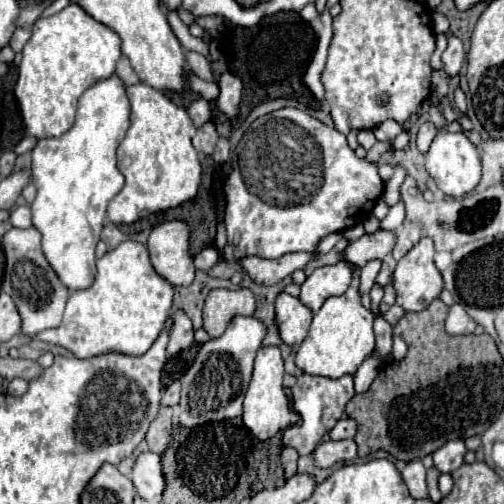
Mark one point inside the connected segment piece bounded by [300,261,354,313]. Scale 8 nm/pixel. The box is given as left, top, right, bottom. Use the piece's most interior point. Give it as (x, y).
(329, 280)

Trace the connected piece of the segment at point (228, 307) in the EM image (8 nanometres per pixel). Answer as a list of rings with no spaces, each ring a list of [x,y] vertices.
[[[214,289],[204,305],[204,329],[212,339],[220,337],[234,315],[252,315],[254,309],[254,293],[250,289]]]

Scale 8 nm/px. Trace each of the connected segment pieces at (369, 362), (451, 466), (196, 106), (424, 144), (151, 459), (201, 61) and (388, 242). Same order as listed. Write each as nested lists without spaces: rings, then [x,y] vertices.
[[[374,351],[360,367],[358,371],[354,373],[354,387],[356,387],[356,393],[366,393],[368,387],[372,385],[376,373],[378,373],[378,367],[382,365],[382,359],[380,355]]]
[[[462,439],[448,441],[446,445],[434,451],[434,467],[440,473],[452,473],[464,463],[464,455],[466,455],[466,445]]]
[[[196,99],[196,101],[192,101],[190,105],[188,105],[188,115],[190,115],[190,119],[192,119],[192,123],[196,125],[196,127],[200,127],[200,125],[204,125],[212,115],[210,115],[210,107],[208,107],[208,101],[206,99]]]
[[[426,121],[426,123],[420,125],[420,129],[418,129],[418,133],[416,133],[416,147],[418,147],[420,153],[426,153],[426,151],[428,151],[430,141],[434,139],[436,133],[438,133],[438,129],[434,127],[434,123]]]
[[[146,451],[136,457],[132,475],[130,475],[138,495],[146,501],[152,501],[162,495],[164,491],[164,477],[160,467],[160,455]]]
[[[188,51],[186,57],[188,57],[188,67],[190,67],[200,79],[212,81],[212,69],[210,69],[210,63],[208,63],[208,59],[206,59],[204,55],[194,53],[194,51]]]
[[[376,231],[372,235],[362,235],[360,239],[352,241],[342,257],[344,261],[352,263],[352,265],[358,265],[358,267],[364,267],[368,261],[374,261],[374,259],[384,259],[394,247],[394,233],[392,231]]]

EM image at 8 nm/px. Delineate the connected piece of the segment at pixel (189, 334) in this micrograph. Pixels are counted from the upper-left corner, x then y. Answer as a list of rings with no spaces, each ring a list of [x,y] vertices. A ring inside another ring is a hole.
[[[174,311],[172,313],[174,325],[170,331],[170,341],[168,341],[168,355],[176,355],[182,349],[188,349],[194,343],[194,331],[192,331],[192,321],[182,313]]]

